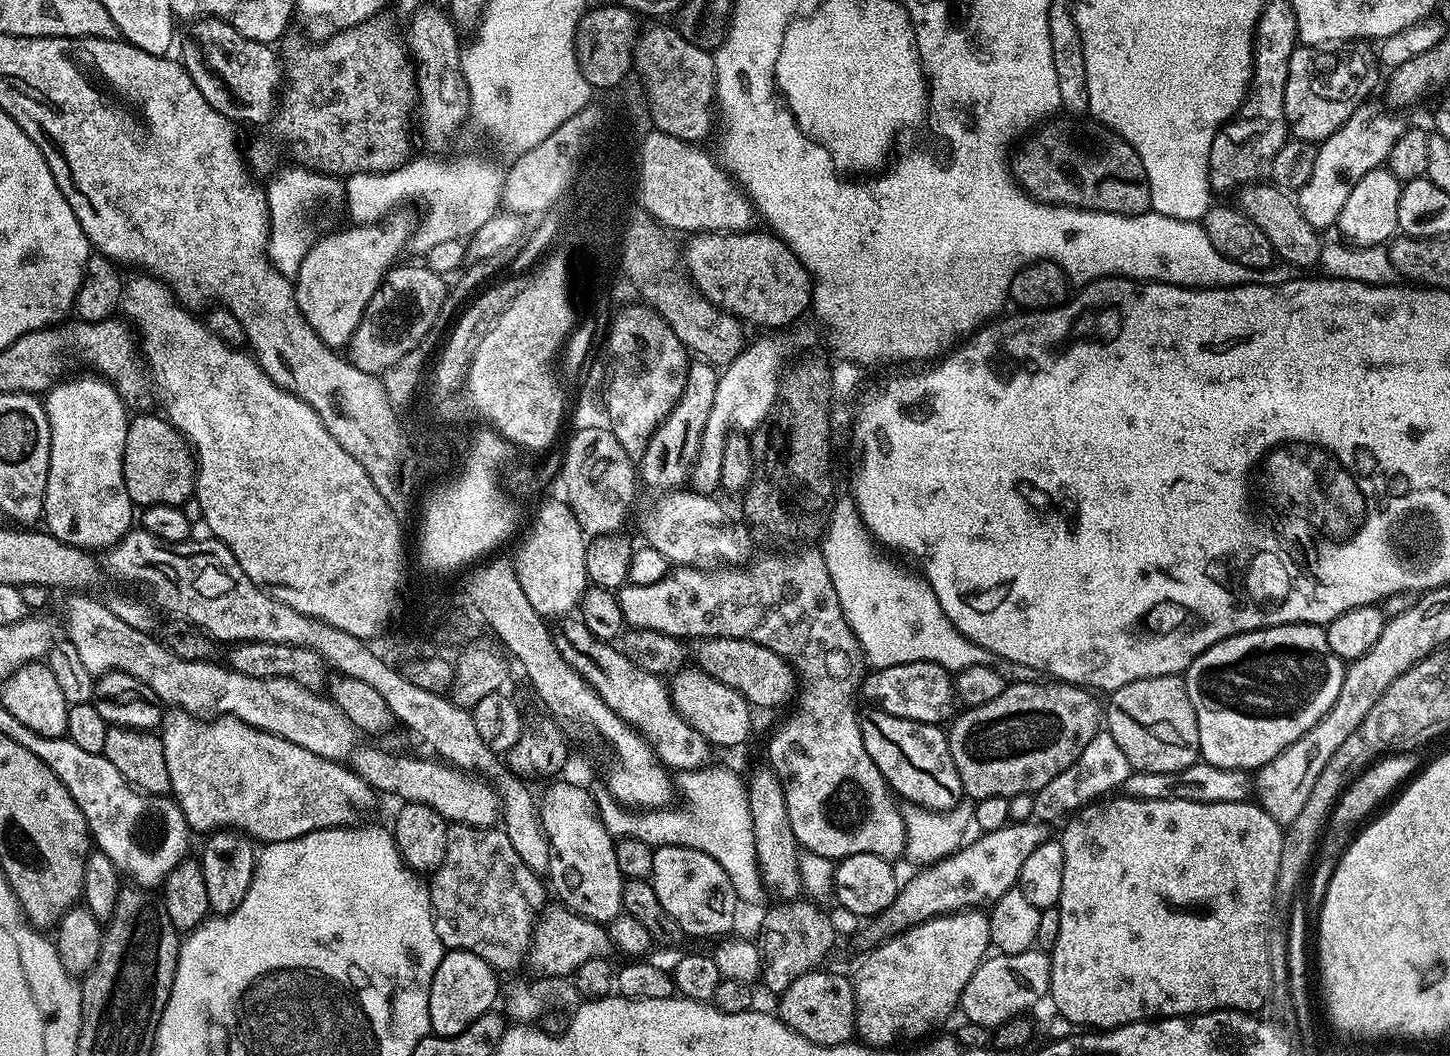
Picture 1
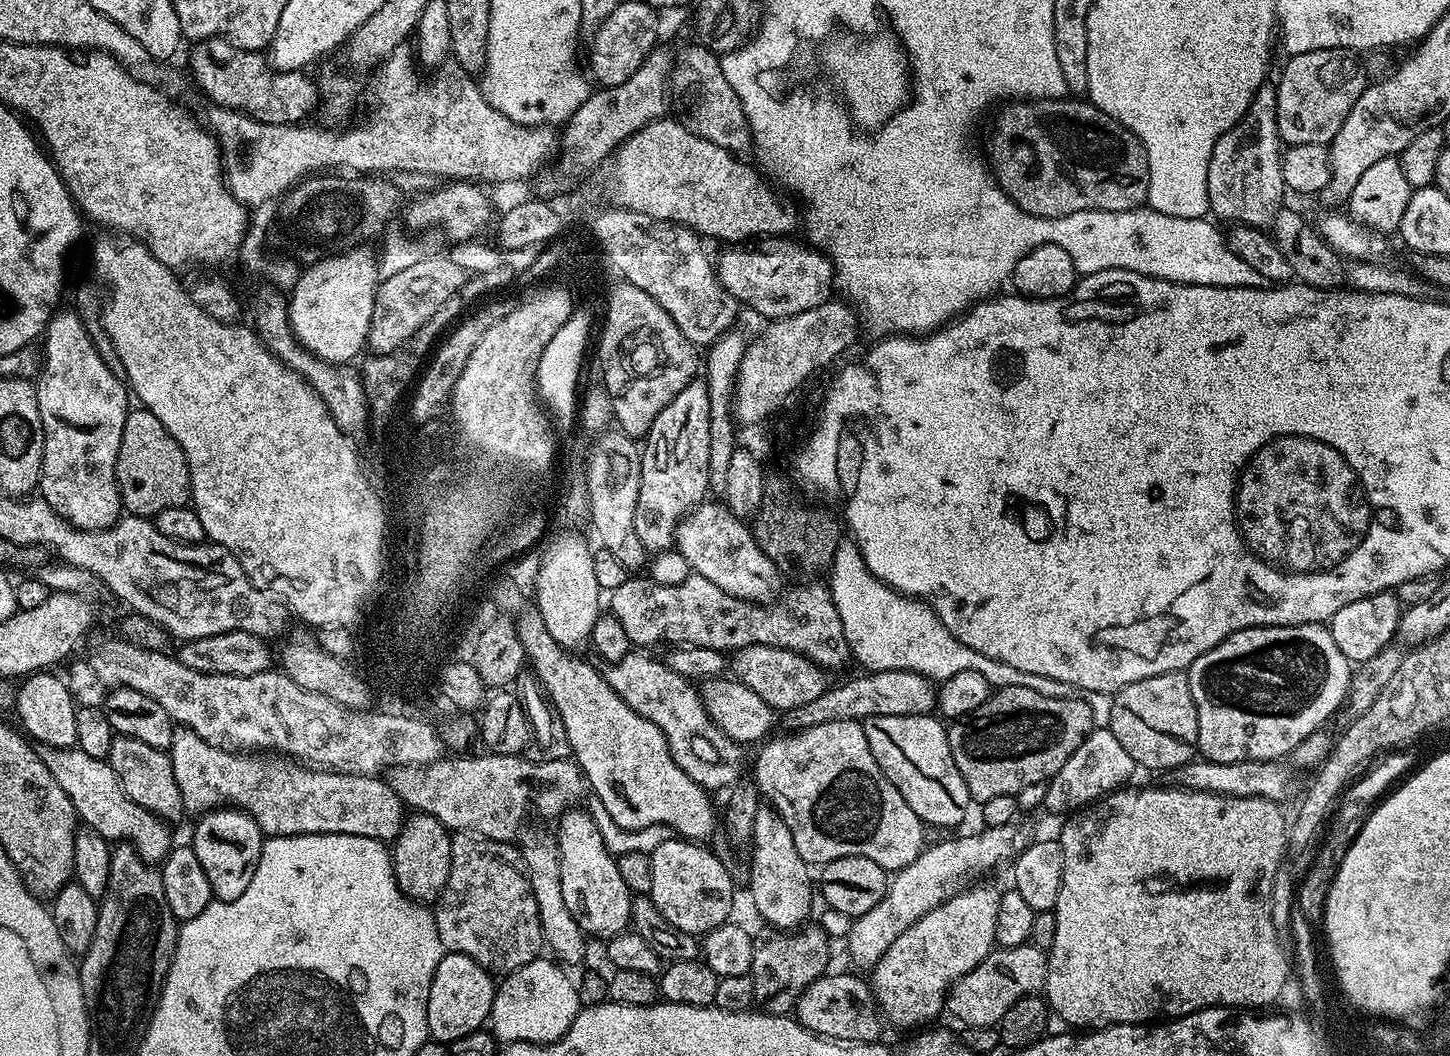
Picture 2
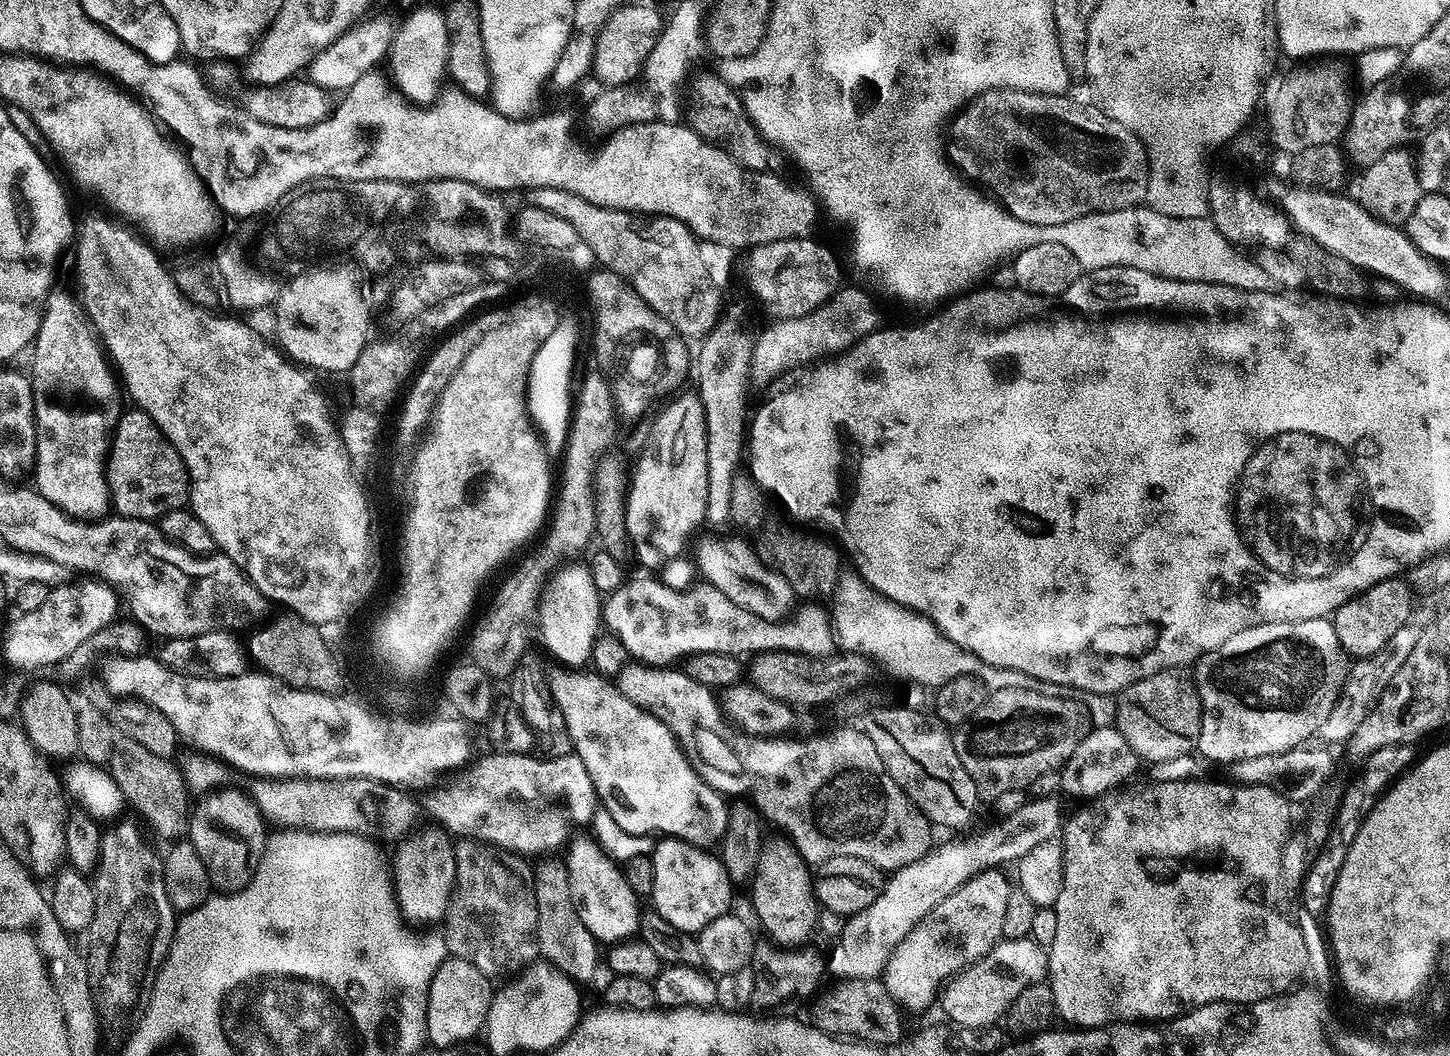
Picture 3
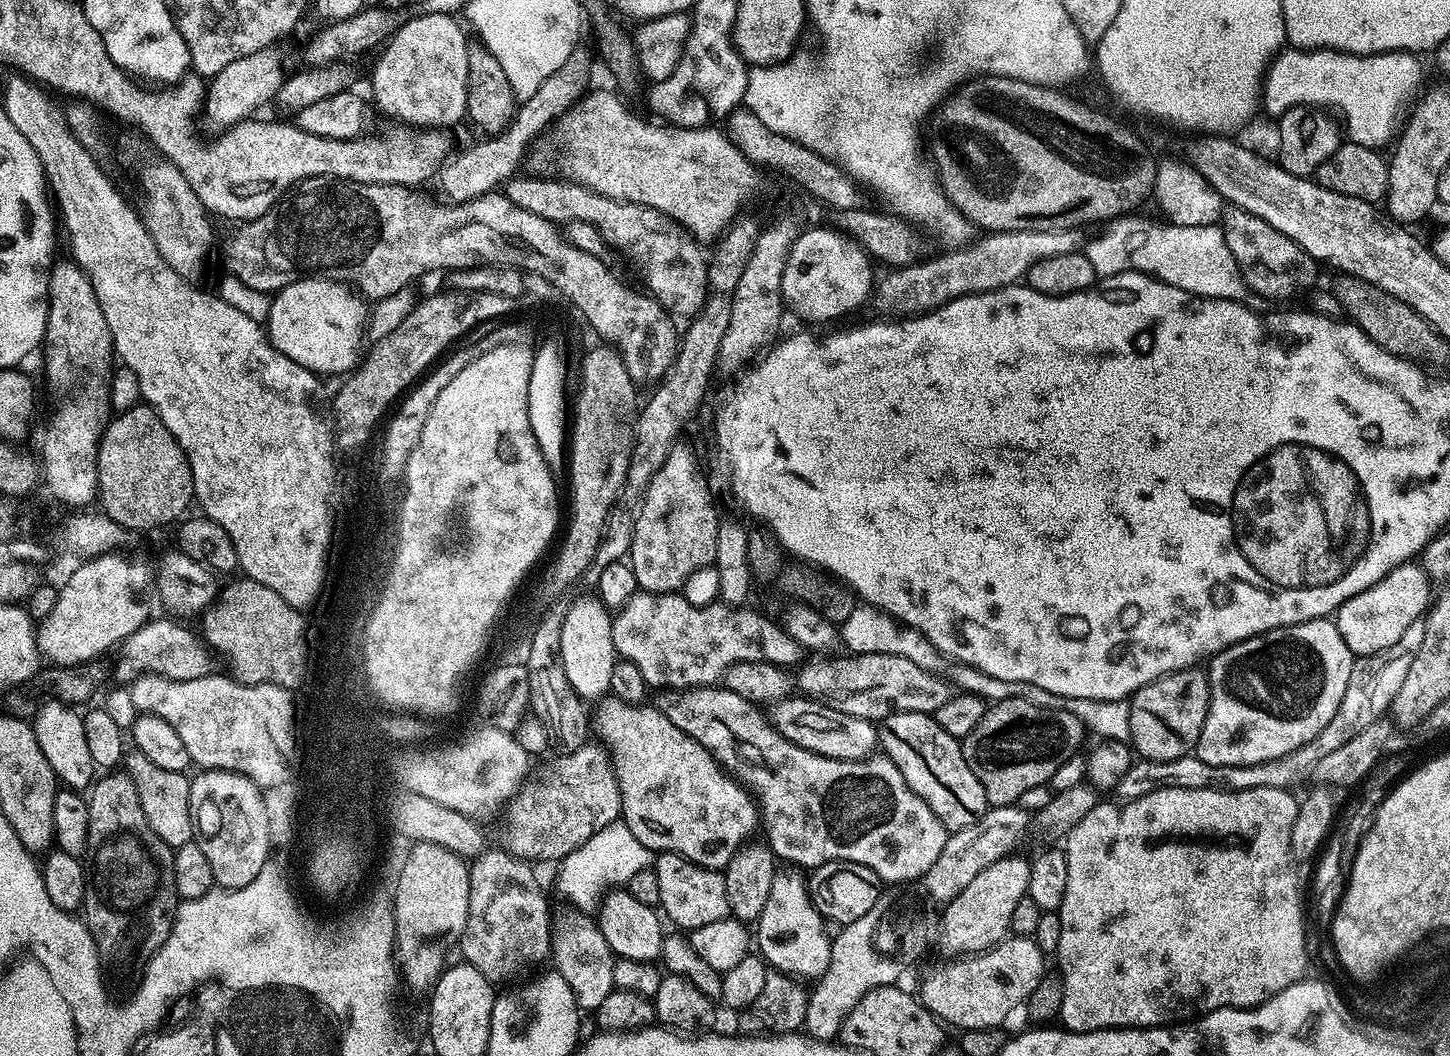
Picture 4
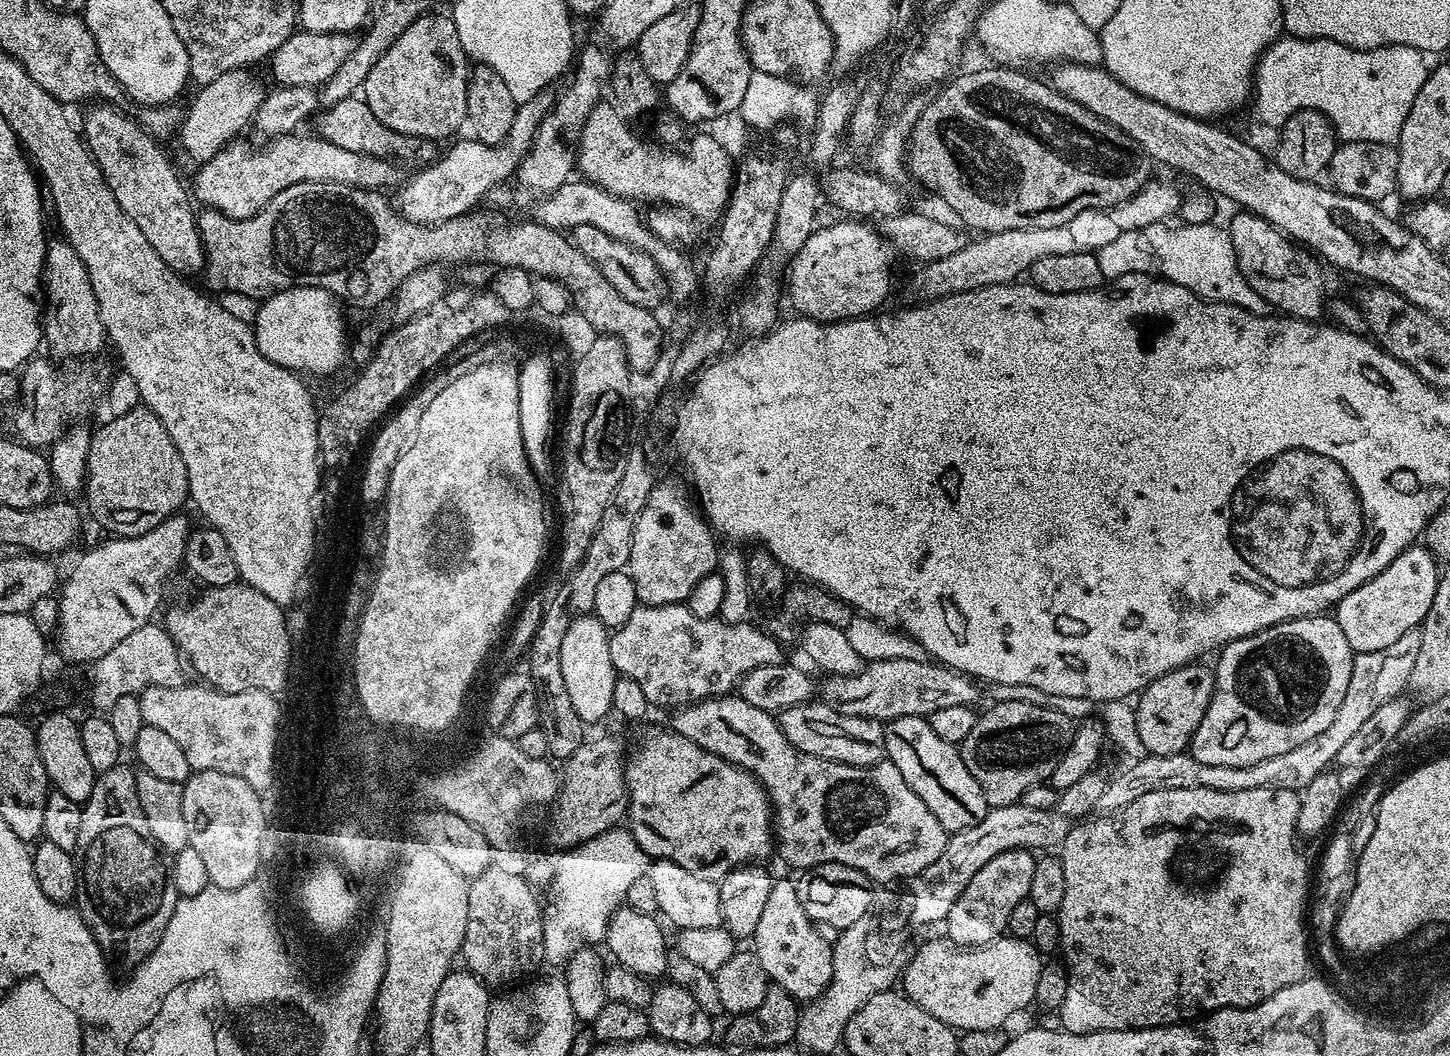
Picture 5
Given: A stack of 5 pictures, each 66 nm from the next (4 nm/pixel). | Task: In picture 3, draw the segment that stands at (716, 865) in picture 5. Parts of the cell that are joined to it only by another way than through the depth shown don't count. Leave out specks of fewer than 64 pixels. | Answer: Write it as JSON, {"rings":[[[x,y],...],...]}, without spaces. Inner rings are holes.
{"rings":[[[590,670],[560,671],[564,672],[558,673],[552,684],[550,680],[551,697],[564,714],[575,755],[582,758],[596,787],[603,811],[611,814],[614,822],[618,822],[618,826],[626,830],[626,834],[685,840],[695,848],[705,850],[719,845],[728,829],[729,801],[724,794],[708,785],[697,765],[695,768],[688,761],[675,733],[657,716],[630,702],[630,698],[626,698],[626,694],[611,679]]]}

